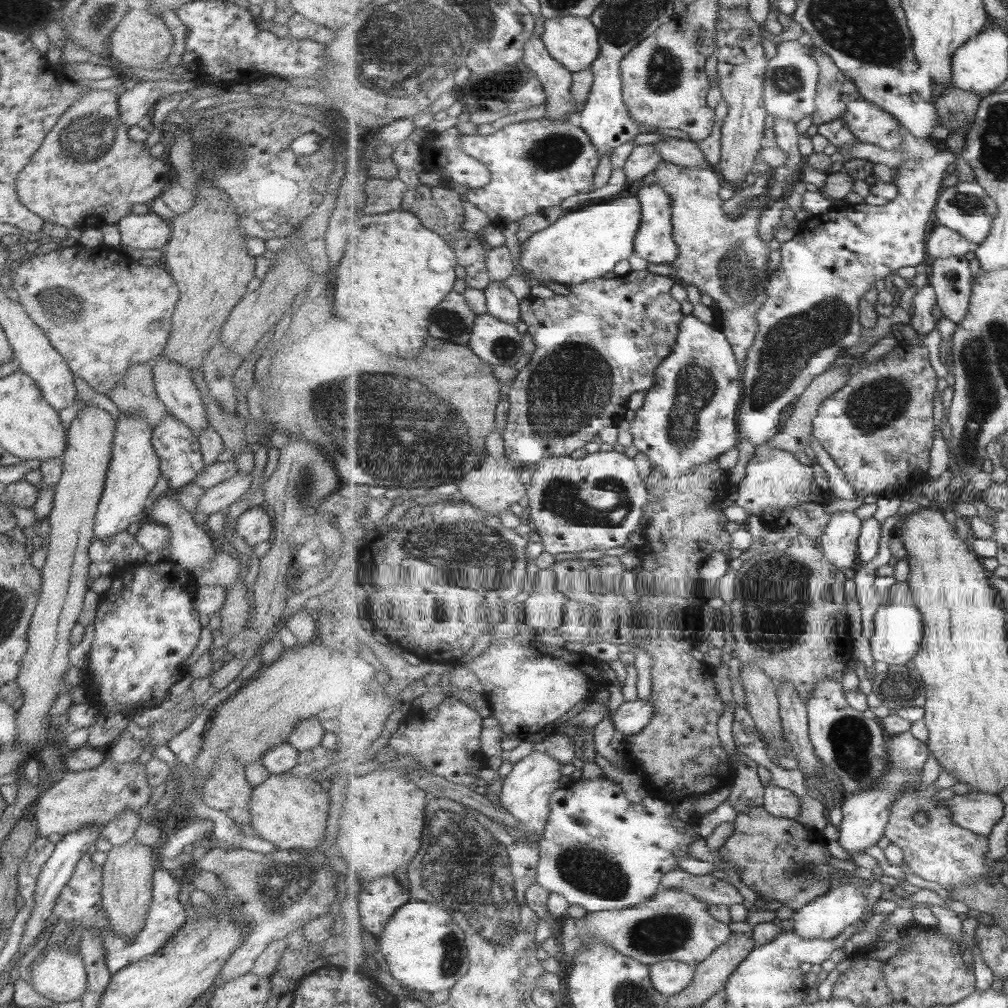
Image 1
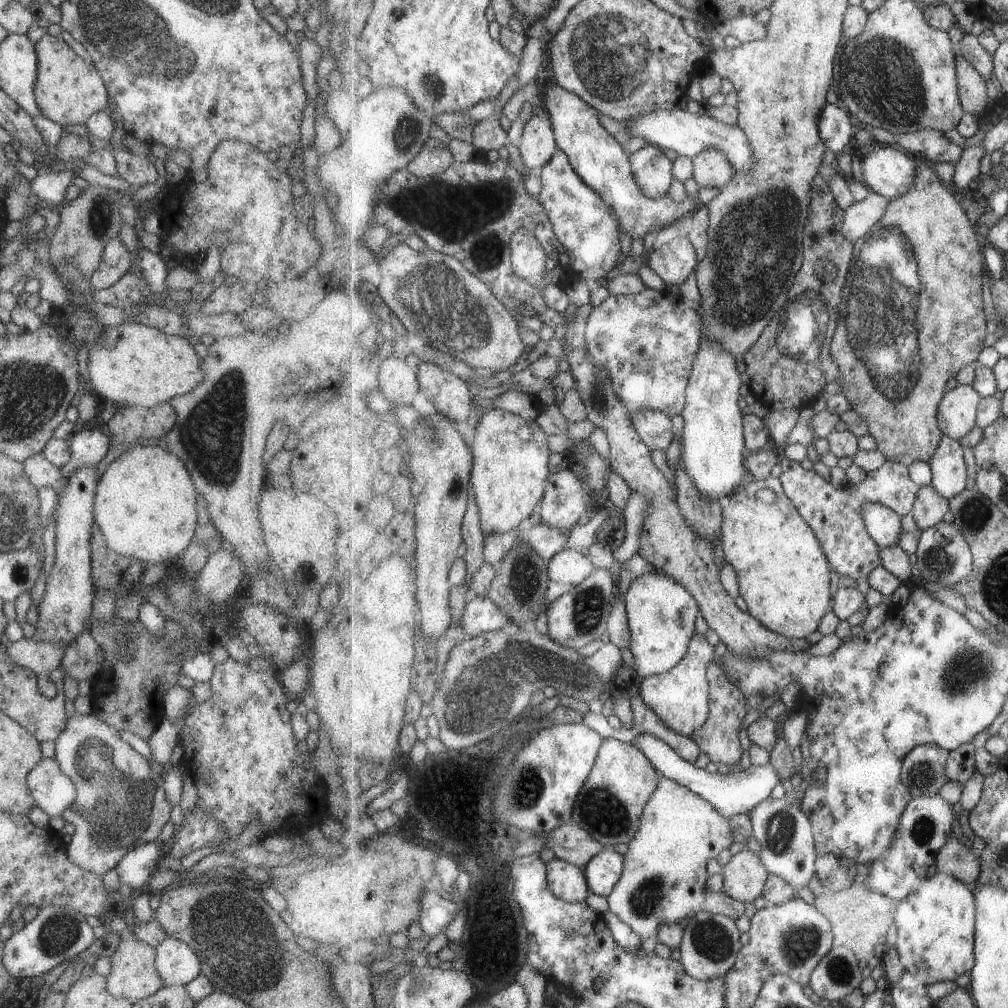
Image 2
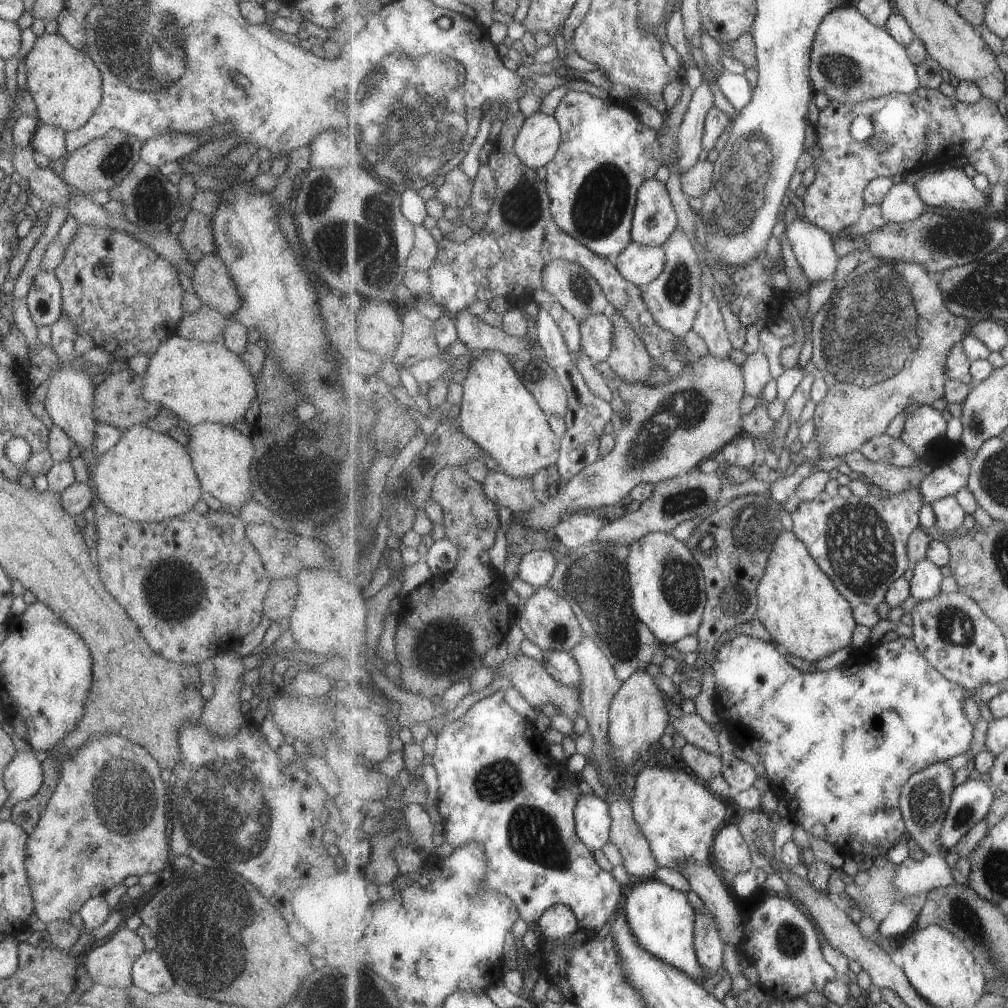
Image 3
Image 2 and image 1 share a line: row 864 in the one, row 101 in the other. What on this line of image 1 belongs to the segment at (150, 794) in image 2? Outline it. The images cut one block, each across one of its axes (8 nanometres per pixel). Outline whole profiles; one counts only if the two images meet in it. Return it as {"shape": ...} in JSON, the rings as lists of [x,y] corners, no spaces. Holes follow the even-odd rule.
{"shape":[[[93,89],[89,90],[79,100],[76,100],[58,119],[51,128],[51,131],[44,137],[39,149],[31,156],[25,167],[17,174],[15,180],[15,192],[17,193],[17,201],[27,208],[27,211],[33,215],[39,216],[44,222],[49,222],[61,227],[79,228],[83,231],[86,228],[100,228],[105,224],[116,224],[123,216],[131,213],[131,206],[133,204],[146,204],[148,205],[155,198],[159,198],[161,188],[164,187],[165,181],[167,182],[167,172],[171,170],[168,166],[165,157],[155,159],[149,155],[149,148],[146,148],[143,142],[133,142],[128,139],[127,132],[129,126],[125,126],[122,120],[118,119],[117,110],[117,91]]]}

